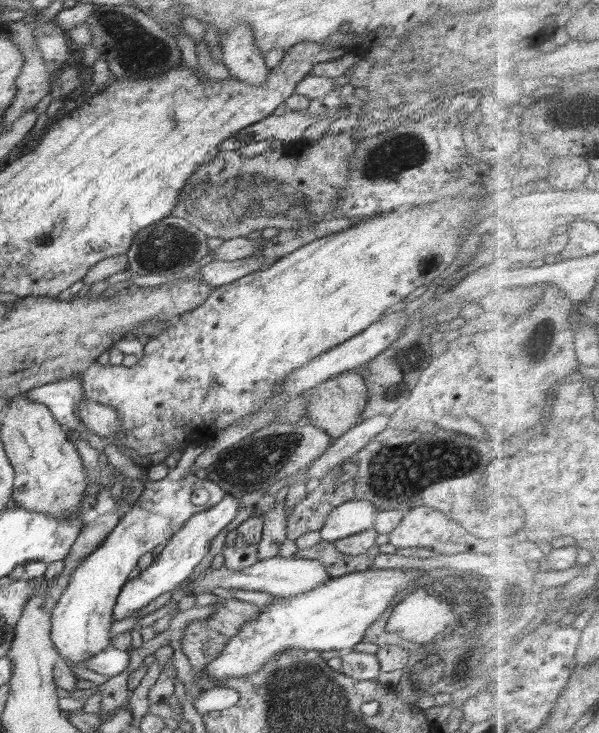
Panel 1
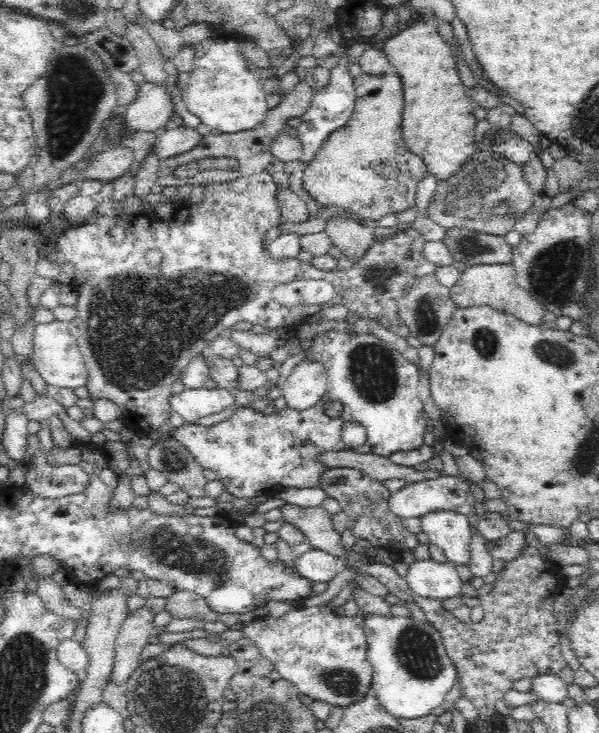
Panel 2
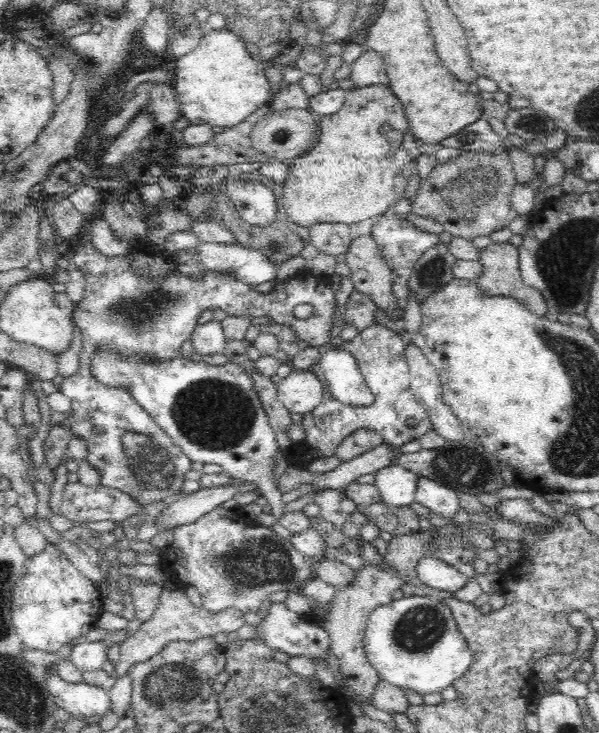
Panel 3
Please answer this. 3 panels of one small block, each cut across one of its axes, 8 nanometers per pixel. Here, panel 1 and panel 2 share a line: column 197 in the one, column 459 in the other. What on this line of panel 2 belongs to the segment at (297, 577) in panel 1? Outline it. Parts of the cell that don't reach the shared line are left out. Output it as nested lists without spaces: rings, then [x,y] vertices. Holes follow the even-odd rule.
[[[420,560],[414,562],[405,577],[409,588],[420,597],[443,601],[461,595],[463,583],[449,563]]]

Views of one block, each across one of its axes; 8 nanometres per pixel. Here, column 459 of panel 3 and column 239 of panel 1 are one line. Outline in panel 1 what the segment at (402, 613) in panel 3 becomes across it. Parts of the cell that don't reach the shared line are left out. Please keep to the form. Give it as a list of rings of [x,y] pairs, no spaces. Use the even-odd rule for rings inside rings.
[[[370,568],[331,577],[305,594],[276,597],[253,620],[242,623],[242,629],[205,665],[205,676],[214,681],[251,676],[284,650],[352,651],[355,644],[362,642],[366,629],[386,613],[397,592],[410,590],[414,579],[423,574],[426,572],[412,569]]]

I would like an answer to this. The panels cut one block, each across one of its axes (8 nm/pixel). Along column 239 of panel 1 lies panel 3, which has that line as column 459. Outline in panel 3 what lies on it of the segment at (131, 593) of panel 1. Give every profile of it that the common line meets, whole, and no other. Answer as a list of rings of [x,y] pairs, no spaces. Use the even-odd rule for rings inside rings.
[[[418,475],[415,501],[425,506],[431,514],[454,518],[460,507],[460,494],[435,480]]]

